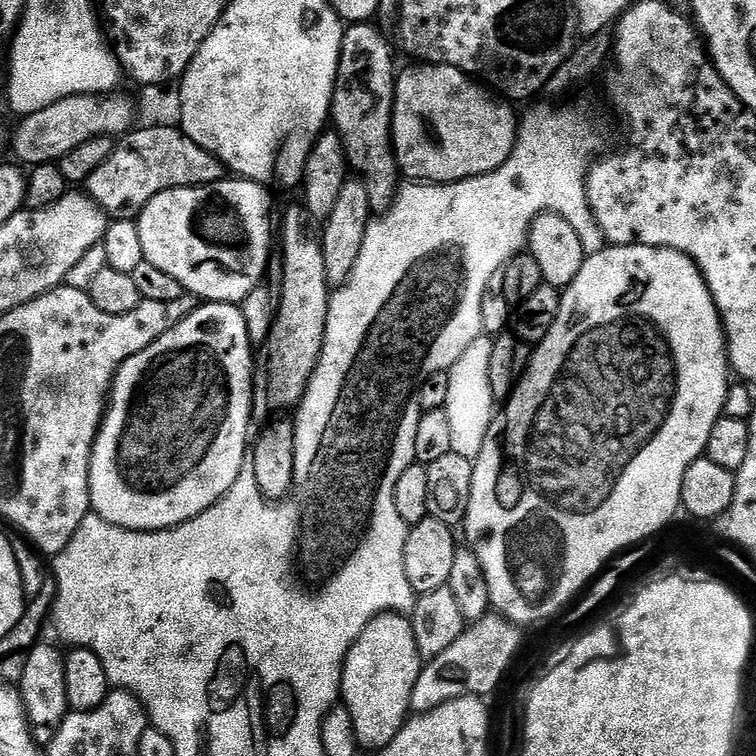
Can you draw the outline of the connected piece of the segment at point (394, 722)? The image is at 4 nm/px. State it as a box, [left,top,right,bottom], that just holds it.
[340,612,421,749]

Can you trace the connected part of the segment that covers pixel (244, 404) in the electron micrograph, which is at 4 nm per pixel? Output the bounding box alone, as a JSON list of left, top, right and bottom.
[90,302,254,532]

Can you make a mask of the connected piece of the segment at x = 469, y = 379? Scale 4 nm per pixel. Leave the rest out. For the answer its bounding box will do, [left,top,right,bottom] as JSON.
[443,336,494,462]

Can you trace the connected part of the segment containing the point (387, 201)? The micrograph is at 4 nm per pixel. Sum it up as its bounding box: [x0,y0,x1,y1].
[330,23,402,214]

